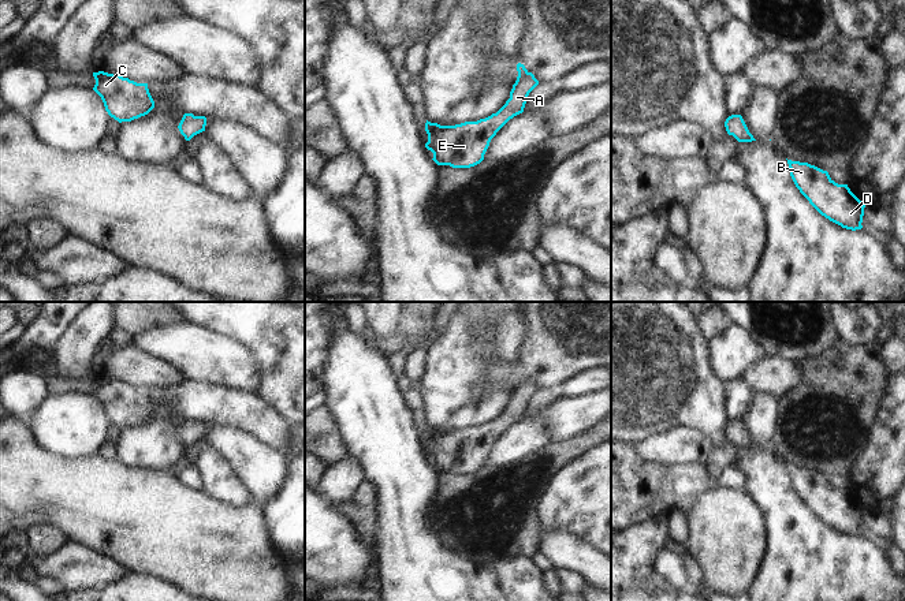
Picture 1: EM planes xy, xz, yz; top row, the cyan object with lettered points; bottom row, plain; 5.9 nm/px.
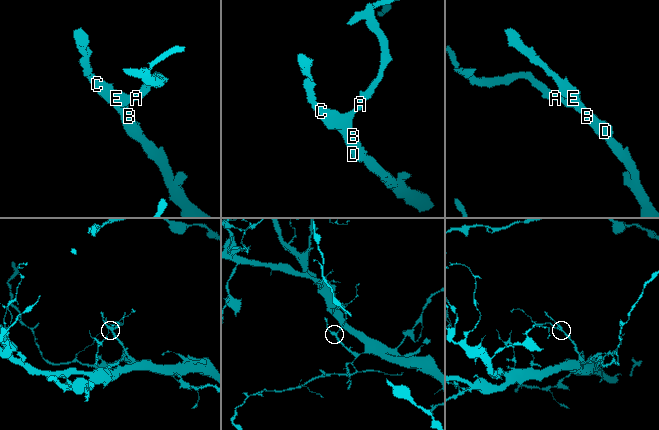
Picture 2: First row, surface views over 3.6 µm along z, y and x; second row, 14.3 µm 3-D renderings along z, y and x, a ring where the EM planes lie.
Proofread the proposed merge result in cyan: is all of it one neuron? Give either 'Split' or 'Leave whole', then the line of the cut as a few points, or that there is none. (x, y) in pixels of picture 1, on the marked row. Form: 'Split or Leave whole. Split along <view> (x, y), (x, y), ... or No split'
Leave whole. No split

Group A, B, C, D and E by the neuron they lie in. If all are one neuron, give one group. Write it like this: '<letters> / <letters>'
A B C D E

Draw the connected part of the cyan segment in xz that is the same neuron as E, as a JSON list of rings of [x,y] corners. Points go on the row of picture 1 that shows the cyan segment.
[[[517,64],[518,76],[506,104],[491,116],[477,122],[455,126],[440,126],[427,120],[428,142],[425,148],[433,153],[437,165],[470,168],[484,160],[491,139],[514,116],[524,112],[529,93],[539,81],[524,64]]]

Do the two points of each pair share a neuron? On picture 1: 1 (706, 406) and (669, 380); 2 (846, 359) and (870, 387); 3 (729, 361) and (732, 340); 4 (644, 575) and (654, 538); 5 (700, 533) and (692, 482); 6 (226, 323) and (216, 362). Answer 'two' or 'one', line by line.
1: one
2: one
3: one
4: one
5: two
6: two

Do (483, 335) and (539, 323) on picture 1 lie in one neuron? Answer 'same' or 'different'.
different

